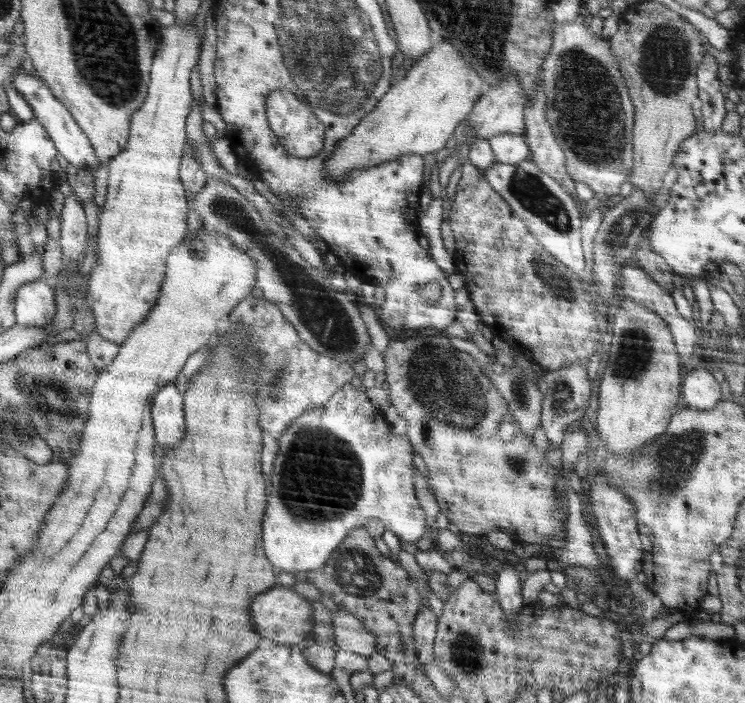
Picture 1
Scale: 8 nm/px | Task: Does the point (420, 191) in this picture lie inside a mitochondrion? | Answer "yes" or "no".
no

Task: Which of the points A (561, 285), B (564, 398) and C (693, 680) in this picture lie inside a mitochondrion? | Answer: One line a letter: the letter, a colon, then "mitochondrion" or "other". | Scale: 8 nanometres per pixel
A: mitochondrion
B: mitochondrion
C: other

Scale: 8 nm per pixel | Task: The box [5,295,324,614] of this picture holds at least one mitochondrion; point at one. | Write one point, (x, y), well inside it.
(51, 399)

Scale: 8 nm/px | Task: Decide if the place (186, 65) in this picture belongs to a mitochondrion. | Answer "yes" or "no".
no

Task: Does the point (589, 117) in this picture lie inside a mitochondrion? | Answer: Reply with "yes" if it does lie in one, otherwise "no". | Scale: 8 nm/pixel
yes

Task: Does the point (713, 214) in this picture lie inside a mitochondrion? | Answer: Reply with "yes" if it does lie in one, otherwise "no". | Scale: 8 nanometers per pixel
no

